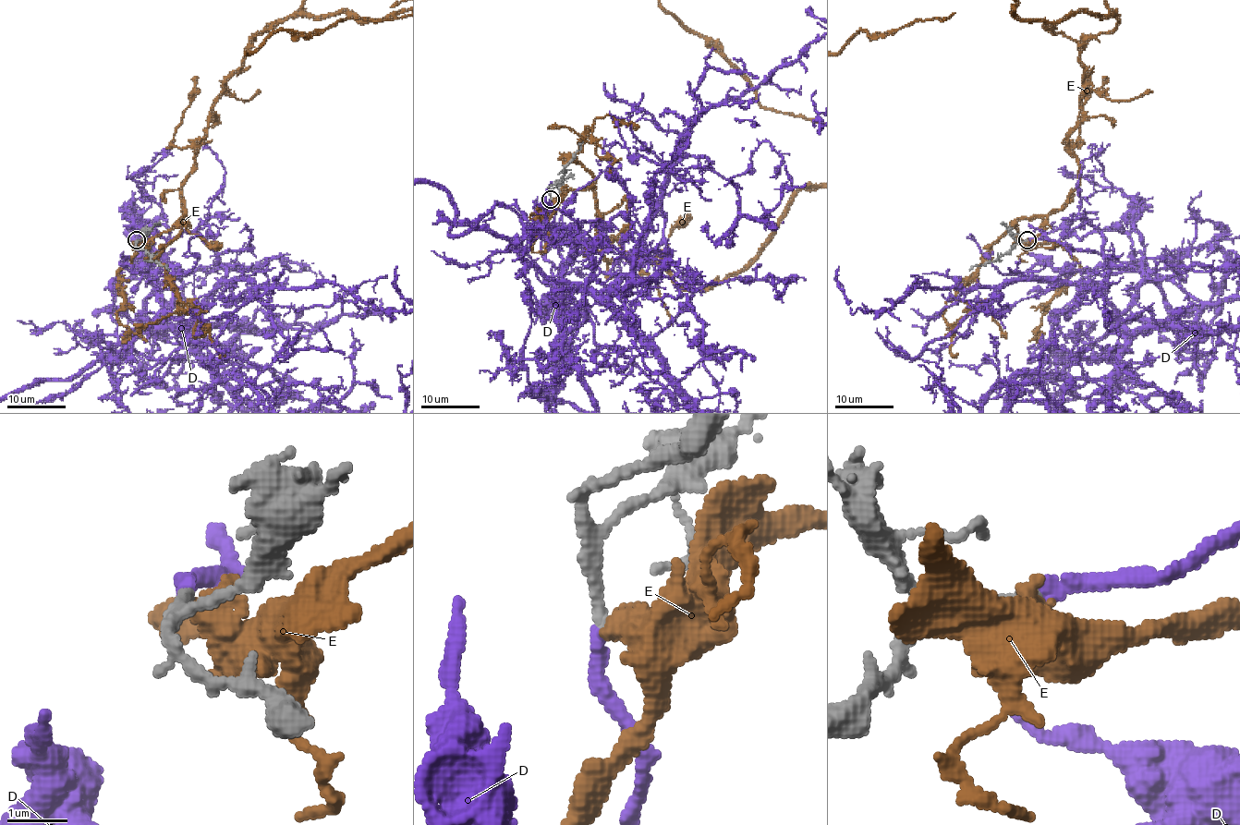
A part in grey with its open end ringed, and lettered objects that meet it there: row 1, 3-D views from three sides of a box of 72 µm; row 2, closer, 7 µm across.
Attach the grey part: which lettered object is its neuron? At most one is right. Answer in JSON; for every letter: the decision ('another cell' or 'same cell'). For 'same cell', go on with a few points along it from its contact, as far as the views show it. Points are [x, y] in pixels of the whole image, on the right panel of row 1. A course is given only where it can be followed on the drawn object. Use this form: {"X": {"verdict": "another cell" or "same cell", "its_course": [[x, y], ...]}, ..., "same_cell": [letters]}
{"D": {"verdict": "same cell", "its_course": [[1027, 241], [1100, 232], [1111, 264], [1117, 323], [1011, 393]]}, "E": {"verdict": "another cell"}, "same_cell": ["D"]}

